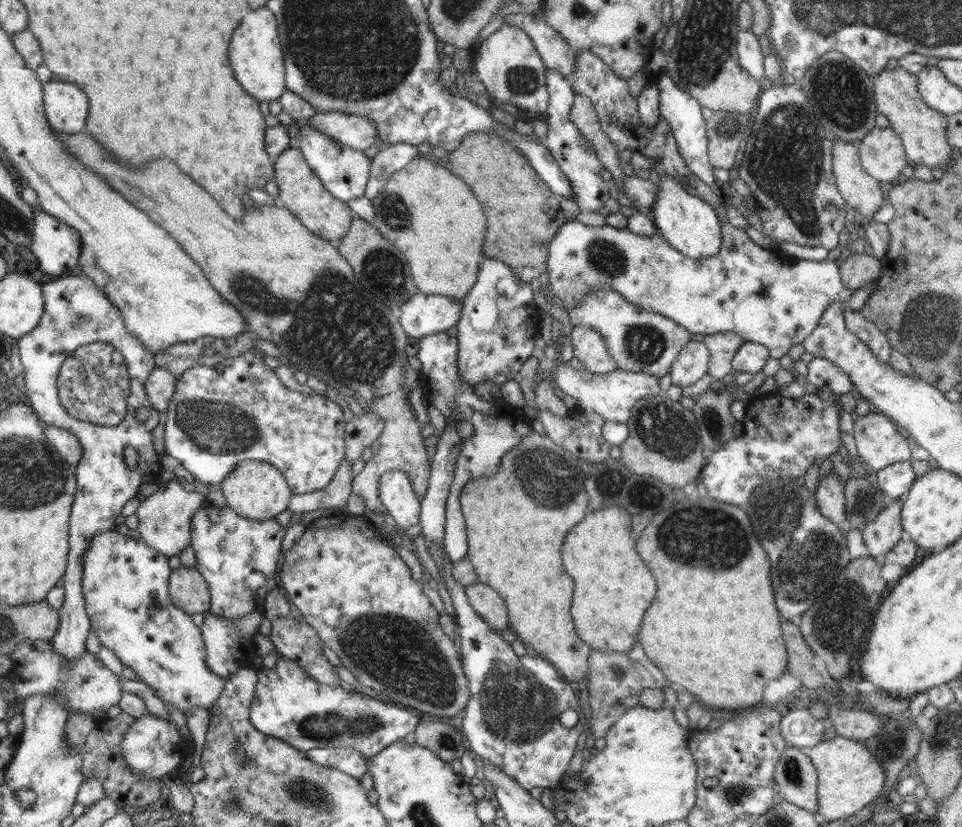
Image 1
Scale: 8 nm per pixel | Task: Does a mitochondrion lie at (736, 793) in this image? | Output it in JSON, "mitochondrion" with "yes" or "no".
{"mitochondrion":"yes"}

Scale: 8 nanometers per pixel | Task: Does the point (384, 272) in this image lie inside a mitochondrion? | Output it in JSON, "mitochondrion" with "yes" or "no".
{"mitochondrion":"yes"}

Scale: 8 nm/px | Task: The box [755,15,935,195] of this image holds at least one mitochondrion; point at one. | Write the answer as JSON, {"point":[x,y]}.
{"point":[844,87]}

